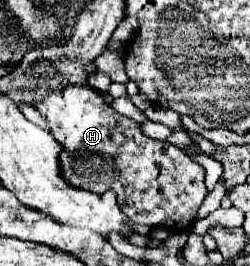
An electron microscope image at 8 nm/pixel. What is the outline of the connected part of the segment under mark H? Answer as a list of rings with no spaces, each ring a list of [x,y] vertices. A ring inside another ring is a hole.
[[[69,85],[61,93],[51,93],[41,103],[35,105],[41,115],[47,117],[47,125],[53,137],[63,145],[59,155],[63,177],[73,187],[83,187],[93,193],[103,193],[107,189],[117,193],[117,201],[123,213],[139,225],[149,227],[167,227],[171,231],[185,231],[197,217],[207,189],[205,189],[205,169],[193,161],[185,151],[171,143],[161,143],[147,137],[141,131],[141,125],[125,115],[119,115],[109,103],[103,101],[103,95],[91,87]]]

